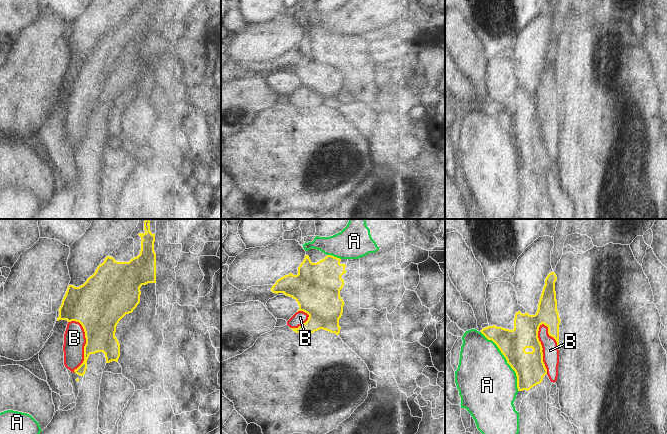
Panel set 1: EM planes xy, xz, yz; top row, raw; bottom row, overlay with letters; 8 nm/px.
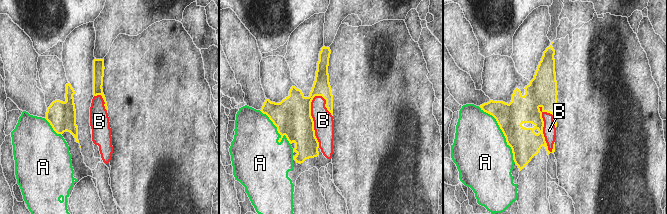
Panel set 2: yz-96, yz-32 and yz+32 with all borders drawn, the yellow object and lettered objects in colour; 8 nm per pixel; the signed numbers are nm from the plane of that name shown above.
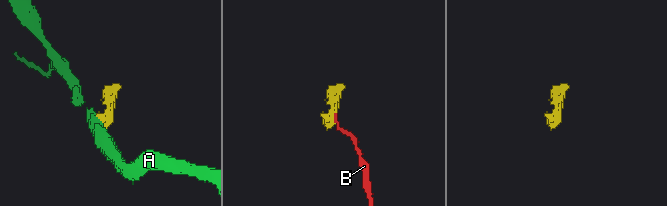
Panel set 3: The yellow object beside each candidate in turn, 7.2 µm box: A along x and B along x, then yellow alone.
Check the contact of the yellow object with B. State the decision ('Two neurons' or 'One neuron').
One neuron.

